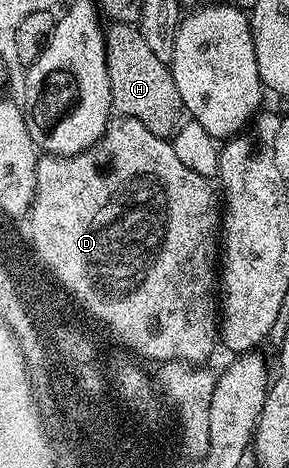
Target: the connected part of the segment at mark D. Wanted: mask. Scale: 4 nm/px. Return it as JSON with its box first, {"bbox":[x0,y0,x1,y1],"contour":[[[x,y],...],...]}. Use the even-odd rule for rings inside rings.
{"bbox":[34,115,220,366],"contour":[[[115,115],[106,125],[106,132],[90,148],[86,148],[75,156],[43,155],[36,166],[36,190],[38,203],[34,210],[34,240],[41,254],[49,261],[54,272],[62,277],[67,288],[75,291],[75,295],[86,304],[90,311],[110,324],[110,328],[118,333],[126,343],[132,344],[133,355],[143,356],[151,362],[179,360],[182,364],[202,366],[214,352],[214,344],[220,340],[220,316],[216,311],[216,265],[220,260],[220,200],[207,177],[196,174],[196,170],[188,170],[184,162],[180,162],[173,143],[165,136],[152,134],[144,122],[136,118]]]}

